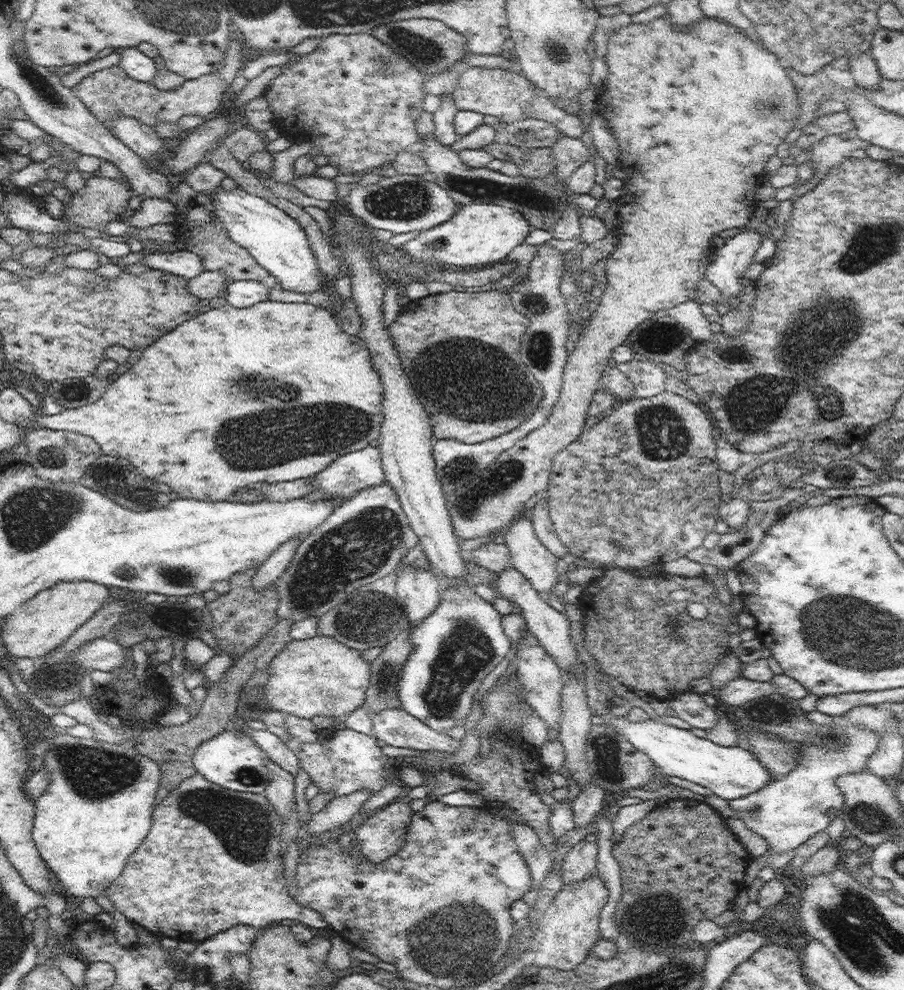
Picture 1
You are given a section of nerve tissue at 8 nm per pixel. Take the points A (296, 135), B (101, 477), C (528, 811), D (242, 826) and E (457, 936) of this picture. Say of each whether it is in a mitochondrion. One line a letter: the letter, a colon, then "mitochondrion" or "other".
A: other
B: mitochondrion
C: other
D: mitochondrion
E: mitochondrion

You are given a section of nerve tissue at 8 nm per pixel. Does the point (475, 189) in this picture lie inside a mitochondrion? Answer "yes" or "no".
yes

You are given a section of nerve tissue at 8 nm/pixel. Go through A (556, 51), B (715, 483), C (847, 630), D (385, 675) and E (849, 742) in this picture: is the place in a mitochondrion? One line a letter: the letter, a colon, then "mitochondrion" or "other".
A: mitochondrion
B: other
C: mitochondrion
D: mitochondrion
E: other

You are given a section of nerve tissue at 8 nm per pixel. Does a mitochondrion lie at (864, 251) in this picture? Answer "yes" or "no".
yes

